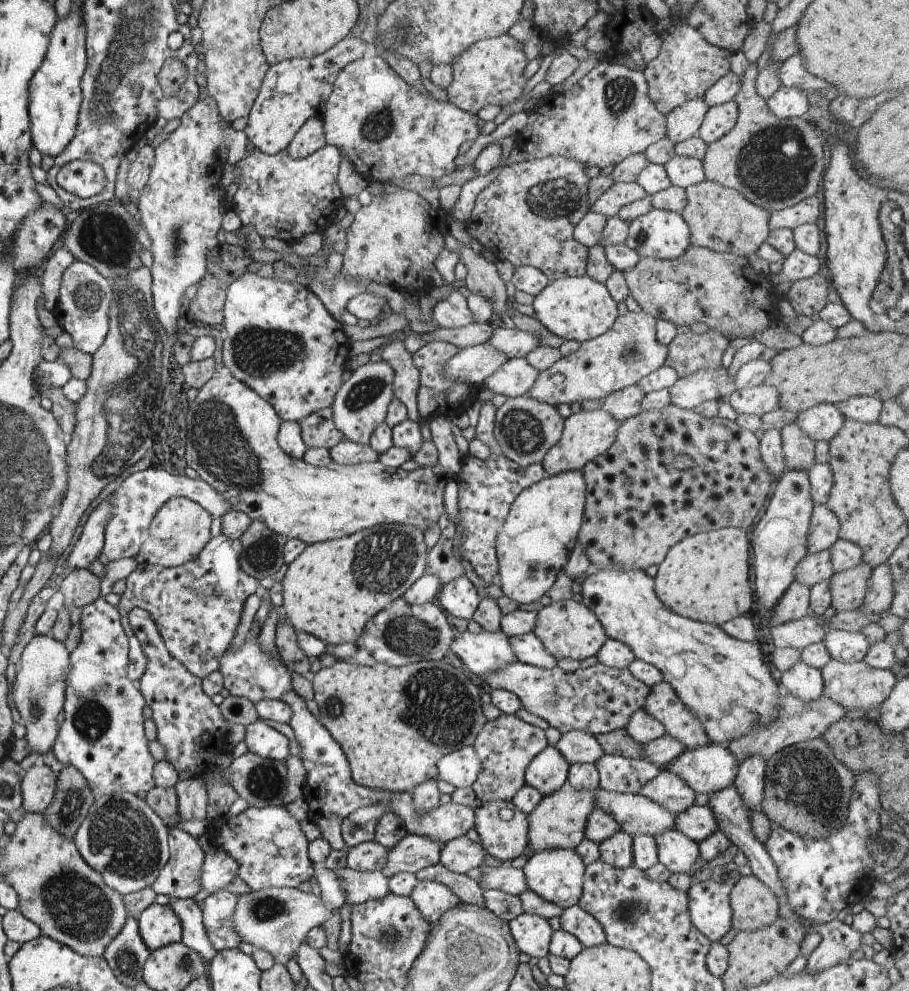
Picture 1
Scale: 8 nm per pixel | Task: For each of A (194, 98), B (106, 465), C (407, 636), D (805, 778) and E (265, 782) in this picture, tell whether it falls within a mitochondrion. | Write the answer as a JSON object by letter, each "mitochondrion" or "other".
{"A":"other","B":"mitochondrion","C":"mitochondrion","D":"mitochondrion","E":"mitochondrion"}

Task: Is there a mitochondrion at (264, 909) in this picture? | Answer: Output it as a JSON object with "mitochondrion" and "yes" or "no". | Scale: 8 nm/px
{"mitochondrion":"yes"}

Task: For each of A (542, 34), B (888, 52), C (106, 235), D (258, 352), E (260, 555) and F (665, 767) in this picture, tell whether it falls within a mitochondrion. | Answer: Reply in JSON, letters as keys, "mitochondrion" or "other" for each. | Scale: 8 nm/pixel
{"A":"other","B":"other","C":"mitochondrion","D":"mitochondrion","E":"mitochondrion","F":"other"}

